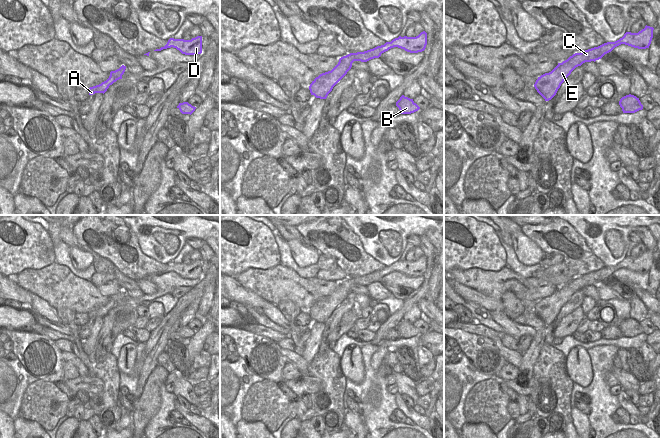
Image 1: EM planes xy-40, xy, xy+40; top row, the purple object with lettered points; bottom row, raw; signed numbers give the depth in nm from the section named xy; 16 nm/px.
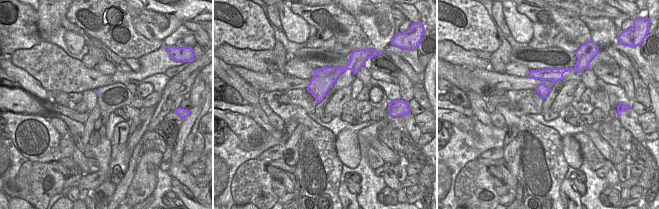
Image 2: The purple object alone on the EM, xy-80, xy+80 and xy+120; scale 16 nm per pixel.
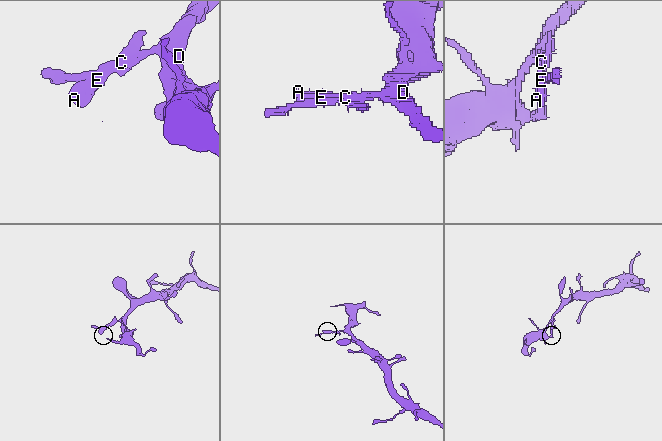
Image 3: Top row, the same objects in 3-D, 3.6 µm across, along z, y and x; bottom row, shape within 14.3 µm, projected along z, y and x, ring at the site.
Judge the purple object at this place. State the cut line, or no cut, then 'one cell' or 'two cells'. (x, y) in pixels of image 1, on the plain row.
cut in xy along (389, 266), (391, 271); two cells

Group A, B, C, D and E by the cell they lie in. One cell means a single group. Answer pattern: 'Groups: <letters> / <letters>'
Groups: A C E / B D

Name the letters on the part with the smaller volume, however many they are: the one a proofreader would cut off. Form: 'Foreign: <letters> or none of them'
Foreign: A, C, E

